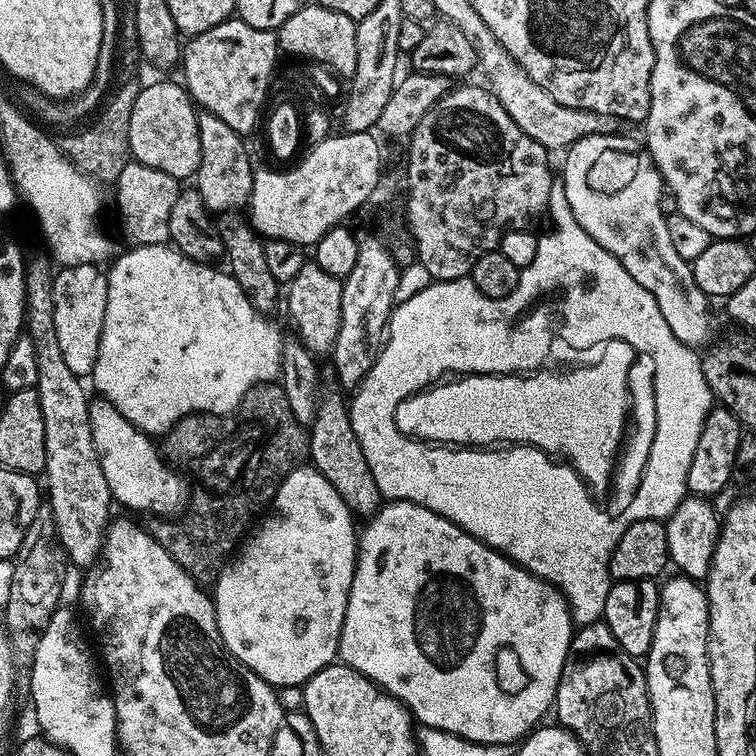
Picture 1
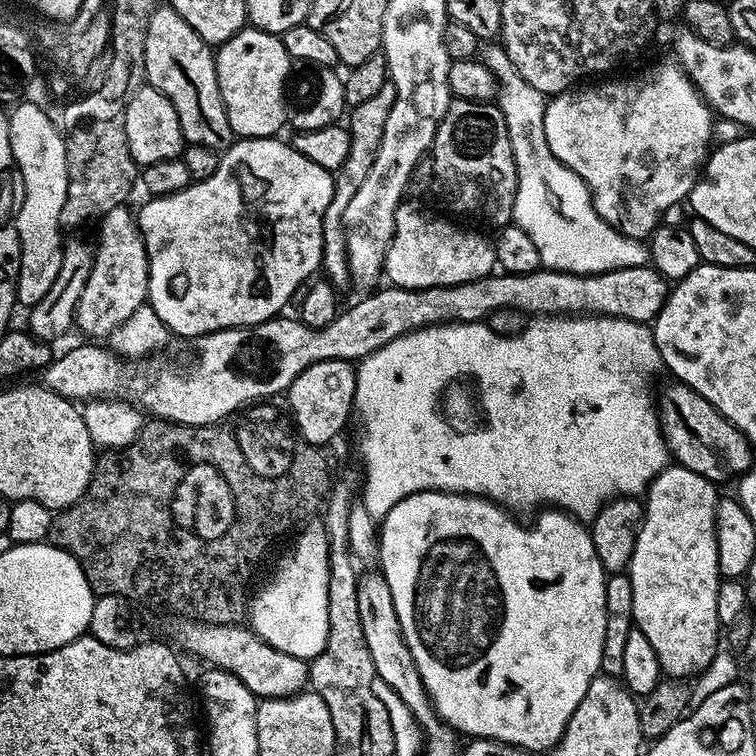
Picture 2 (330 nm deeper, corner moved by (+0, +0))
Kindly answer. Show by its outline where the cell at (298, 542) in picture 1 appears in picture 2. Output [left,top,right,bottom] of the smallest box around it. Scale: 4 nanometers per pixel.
[250,527,330,662]

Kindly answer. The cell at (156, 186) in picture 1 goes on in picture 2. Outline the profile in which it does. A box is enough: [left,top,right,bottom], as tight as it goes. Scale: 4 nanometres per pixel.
[75,206,148,338]

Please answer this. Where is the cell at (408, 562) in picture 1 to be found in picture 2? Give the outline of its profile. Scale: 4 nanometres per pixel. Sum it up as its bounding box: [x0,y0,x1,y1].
[379,492,606,754]

